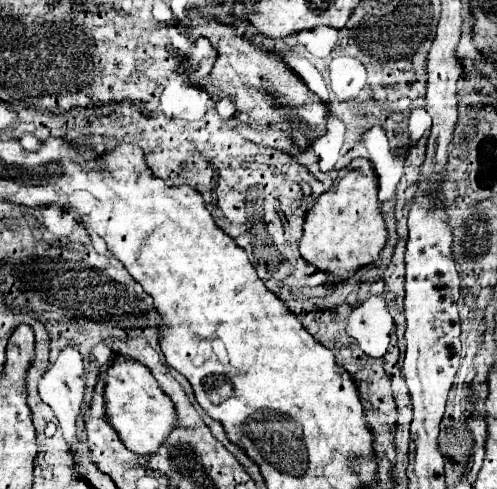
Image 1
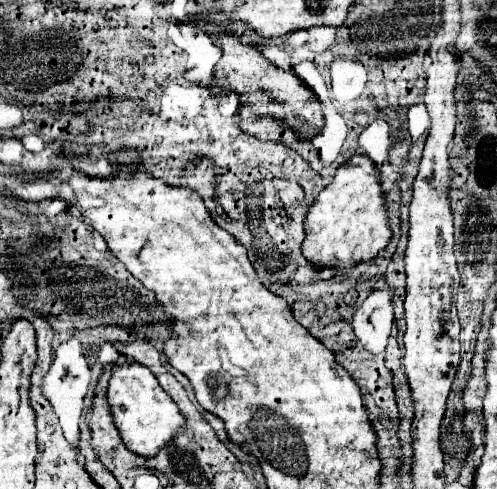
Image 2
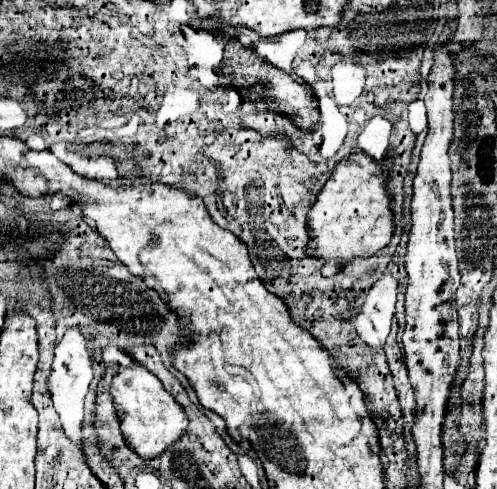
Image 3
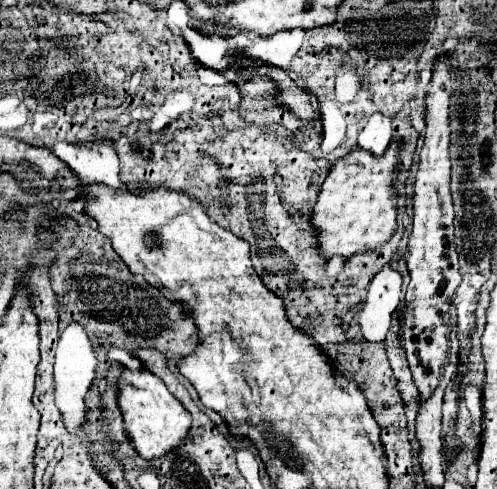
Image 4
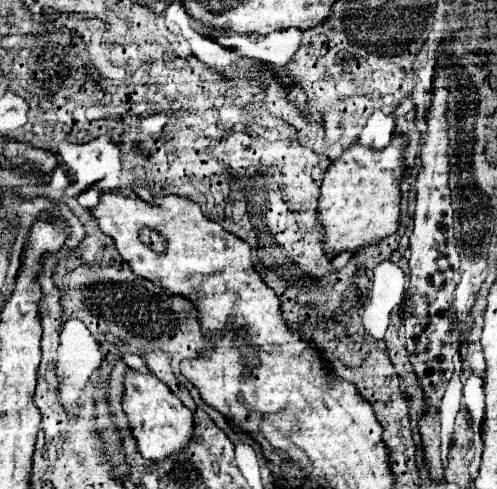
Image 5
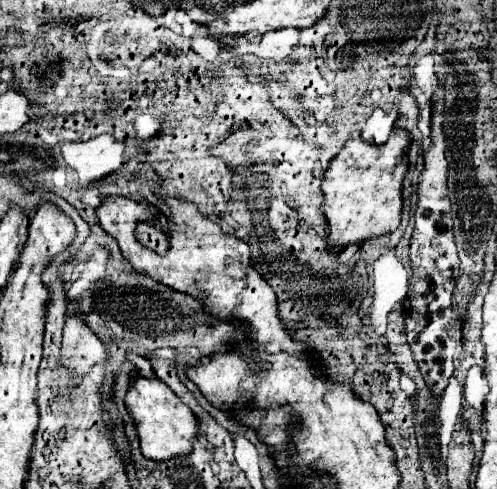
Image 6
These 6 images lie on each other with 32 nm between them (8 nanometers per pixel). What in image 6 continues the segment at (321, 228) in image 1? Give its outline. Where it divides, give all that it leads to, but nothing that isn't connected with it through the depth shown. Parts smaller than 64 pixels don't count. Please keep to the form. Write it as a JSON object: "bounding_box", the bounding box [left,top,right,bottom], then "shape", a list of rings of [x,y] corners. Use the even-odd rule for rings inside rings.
{"bounding_box":[322,128,410,250],"shape":[[[394,128],[390,140],[382,146],[364,144],[360,134],[354,134],[330,162],[322,180],[322,214],[328,222],[330,250],[344,250],[398,228],[402,214],[402,180],[408,172],[408,146],[410,136],[400,128]]]}

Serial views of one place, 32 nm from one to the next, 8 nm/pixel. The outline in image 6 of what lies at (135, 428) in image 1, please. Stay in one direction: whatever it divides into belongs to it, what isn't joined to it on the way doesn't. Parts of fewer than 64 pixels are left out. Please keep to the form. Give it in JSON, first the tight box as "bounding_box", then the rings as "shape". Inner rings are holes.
{"bounding_box":[126,376,198,462],"shape":[[[130,376],[130,388],[126,394],[126,410],[136,424],[138,440],[142,456],[148,460],[164,462],[172,456],[184,456],[192,450],[192,440],[196,440],[198,432],[198,420],[194,418],[192,410],[180,402],[178,396],[160,380],[150,380],[144,376]]]}

